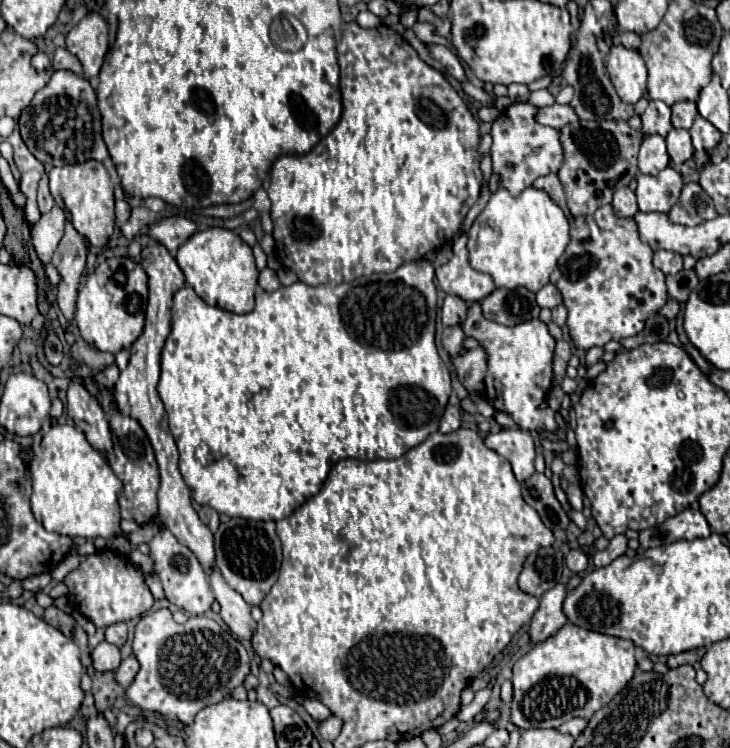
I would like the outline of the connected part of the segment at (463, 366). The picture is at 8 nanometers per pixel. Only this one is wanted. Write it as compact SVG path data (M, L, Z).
M481 346L469 350L463 356L453 358L453 364L457 368L459 380L463 382L463 386L469 392L473 392L473 394L483 392L483 378L487 372L487 354L483 352Z

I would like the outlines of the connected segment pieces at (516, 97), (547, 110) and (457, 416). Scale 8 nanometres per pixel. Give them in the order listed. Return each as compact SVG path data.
M509 84L507 88L509 88L509 94L507 96L513 102L525 102L527 96L529 96L529 88L525 84Z
M553 104L553 106L545 106L545 108L539 108L537 112L537 120L545 126L551 126L551 128L563 128L571 122L577 122L579 118L575 116L575 110L571 106L561 106L561 104Z
M447 406L443 418L441 418L441 426L439 426L439 432L443 434L449 434L453 430L457 430L461 426L461 408L457 406Z

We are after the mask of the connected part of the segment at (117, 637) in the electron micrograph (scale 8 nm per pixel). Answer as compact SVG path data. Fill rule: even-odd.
M117 622L117 624L107 626L105 628L105 640L115 644L115 646L121 646L127 640L127 624L125 622Z

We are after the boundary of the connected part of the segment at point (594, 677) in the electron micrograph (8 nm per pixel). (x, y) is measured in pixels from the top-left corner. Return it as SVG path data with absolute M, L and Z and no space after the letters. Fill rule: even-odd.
M565 624L555 636L545 642L535 644L523 658L519 658L513 666L513 702L511 702L511 720L521 730L529 728L557 728L571 718L589 720L601 706L609 704L631 680L637 668L635 644L631 640L599 634L593 630L579 628L575 624Z

